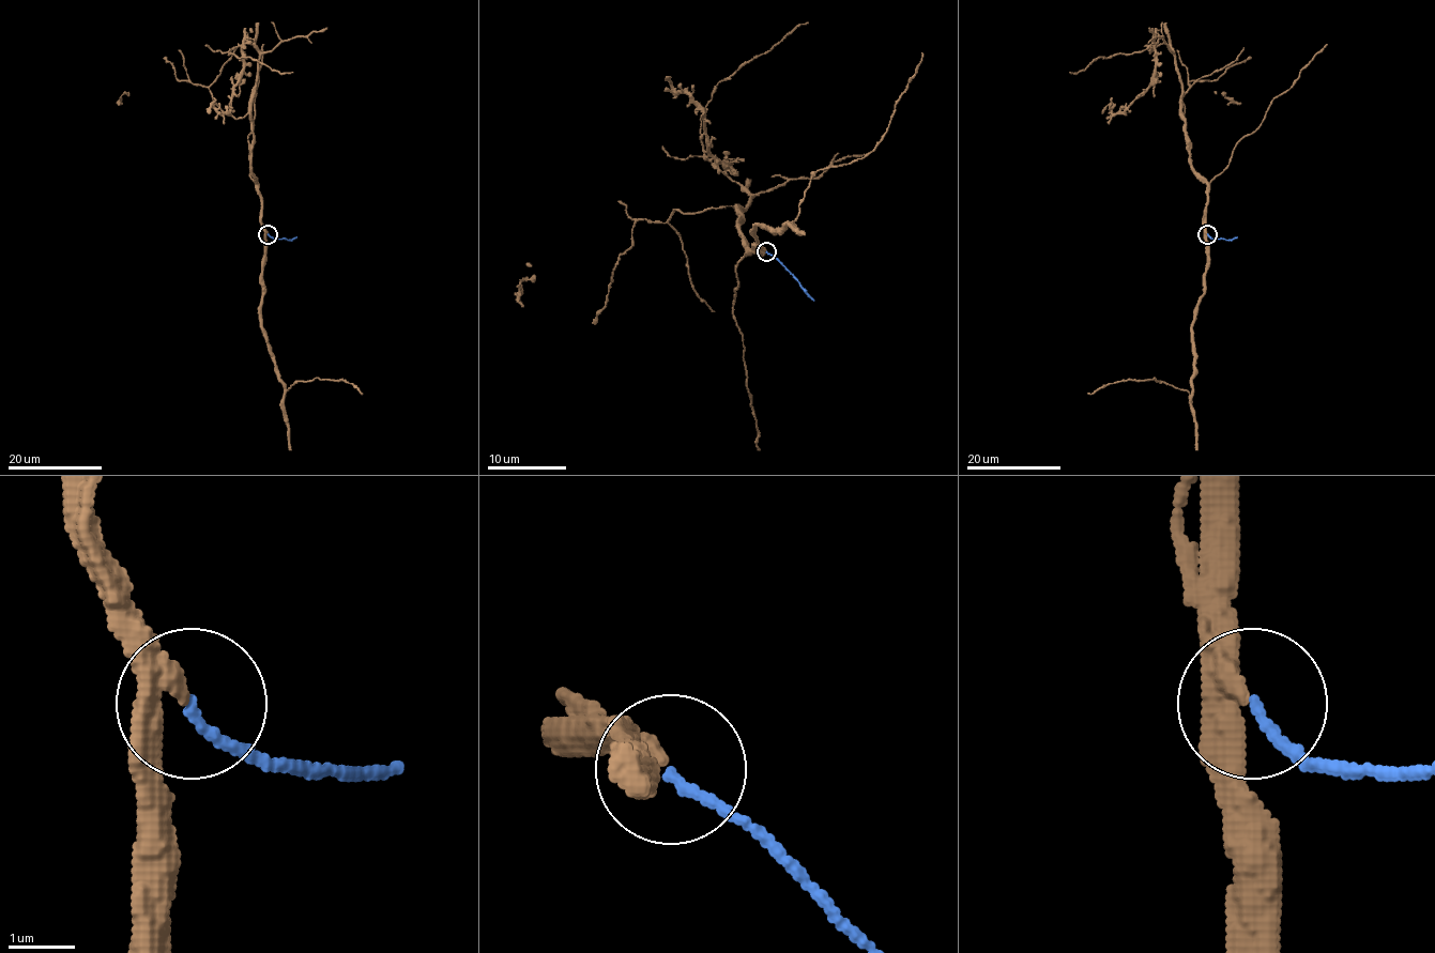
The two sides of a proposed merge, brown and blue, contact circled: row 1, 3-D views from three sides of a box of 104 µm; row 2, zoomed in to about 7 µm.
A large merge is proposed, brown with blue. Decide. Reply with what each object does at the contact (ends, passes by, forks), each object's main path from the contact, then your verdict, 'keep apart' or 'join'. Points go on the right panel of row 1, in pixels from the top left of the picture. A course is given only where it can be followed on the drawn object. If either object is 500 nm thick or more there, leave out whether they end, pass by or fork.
brown passes by; blue ends; course brown (1206, 233), (1206, 182), (1191, 164), (1174, 51), (1165, 43), (1141, 51), (1097, 57), (1078, 73), (1069, 73); course blue (1207, 233), (1212, 239), (1237, 237); join

